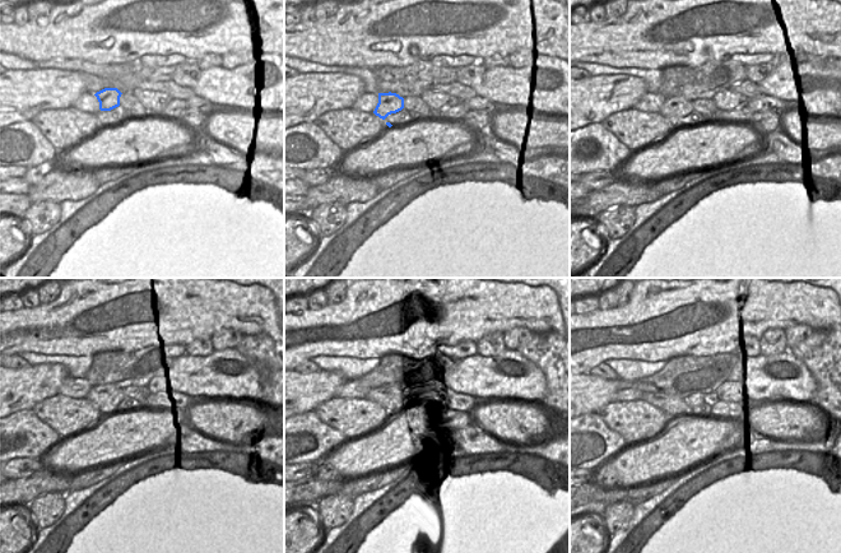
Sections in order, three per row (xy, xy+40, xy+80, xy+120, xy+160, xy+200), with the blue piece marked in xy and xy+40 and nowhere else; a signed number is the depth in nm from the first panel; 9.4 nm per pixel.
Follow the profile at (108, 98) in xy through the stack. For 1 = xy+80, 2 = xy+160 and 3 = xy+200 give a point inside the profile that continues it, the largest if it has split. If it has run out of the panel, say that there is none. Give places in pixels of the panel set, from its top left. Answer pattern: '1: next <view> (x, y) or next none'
1: next xy+80 (674, 108)
2: next xy+160 (393, 402)
3: next xy+200 (668, 403)

